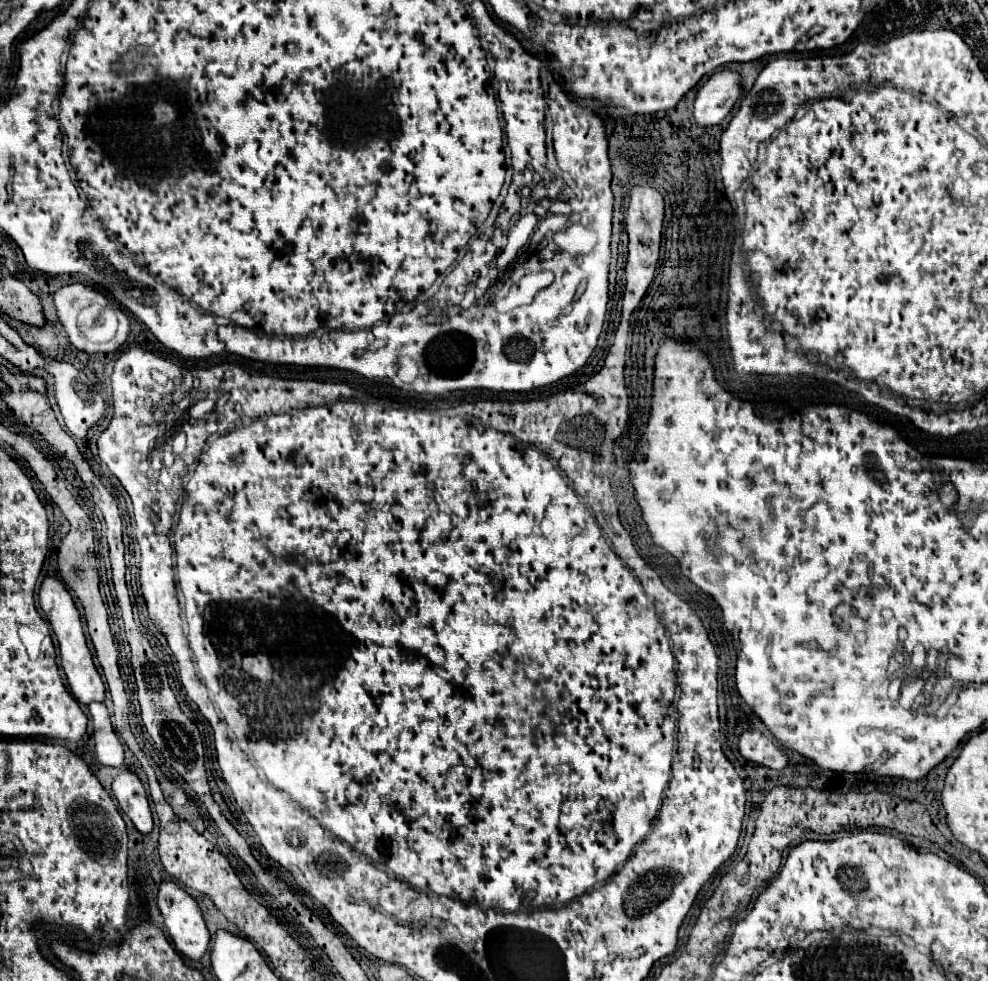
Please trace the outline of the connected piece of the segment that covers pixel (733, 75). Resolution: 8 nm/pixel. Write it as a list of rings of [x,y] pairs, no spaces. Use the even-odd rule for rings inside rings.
[[[716,71],[694,99],[694,121],[700,127],[718,125],[734,107],[740,95],[740,75],[736,71]]]

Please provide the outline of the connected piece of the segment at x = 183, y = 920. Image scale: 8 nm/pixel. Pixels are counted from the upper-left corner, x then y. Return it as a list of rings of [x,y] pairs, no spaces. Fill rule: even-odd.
[[[162,883],[158,893],[158,909],[178,953],[186,959],[200,961],[210,947],[210,933],[198,903],[174,883]]]

